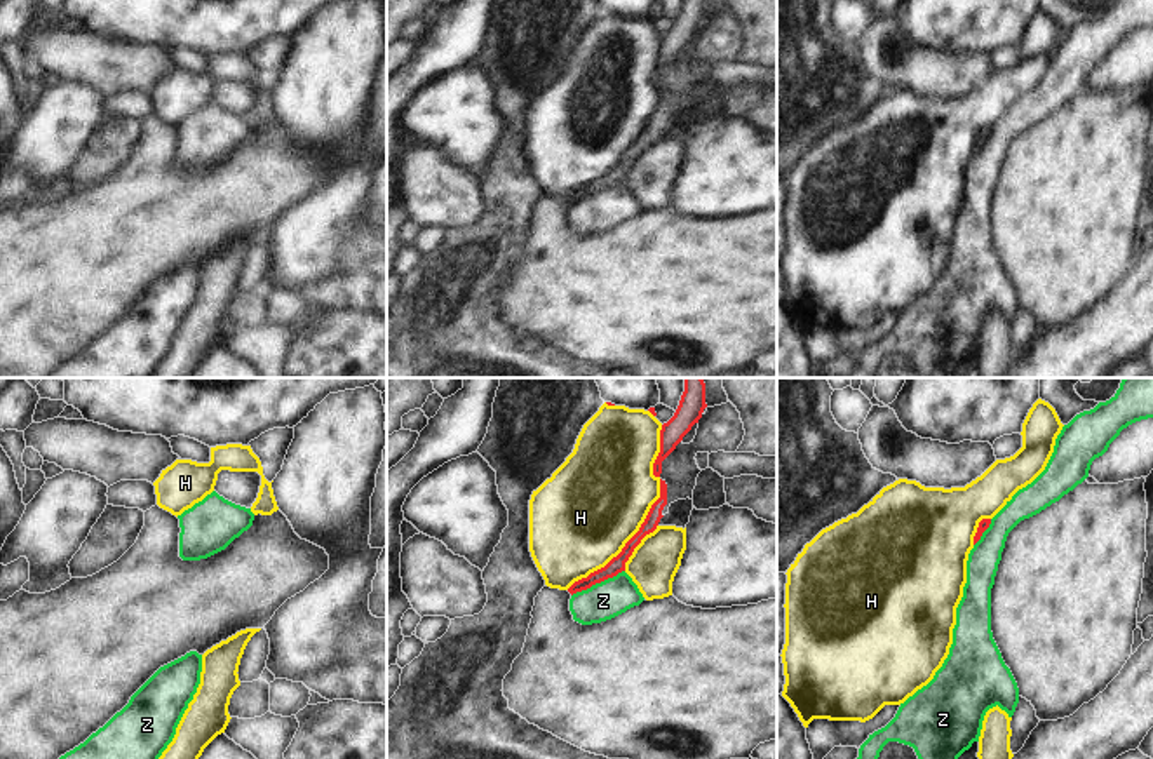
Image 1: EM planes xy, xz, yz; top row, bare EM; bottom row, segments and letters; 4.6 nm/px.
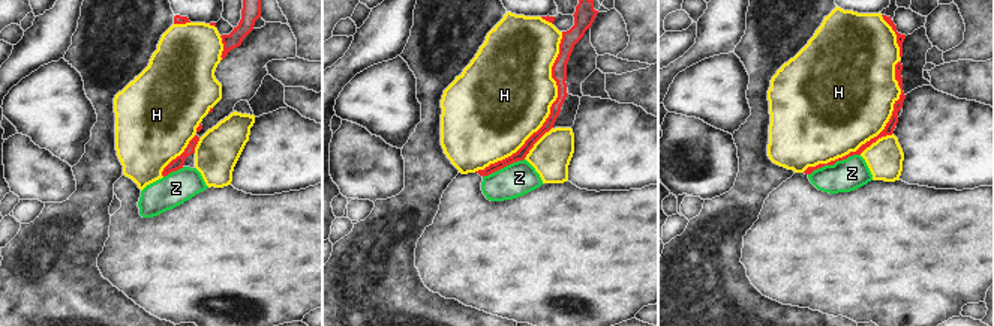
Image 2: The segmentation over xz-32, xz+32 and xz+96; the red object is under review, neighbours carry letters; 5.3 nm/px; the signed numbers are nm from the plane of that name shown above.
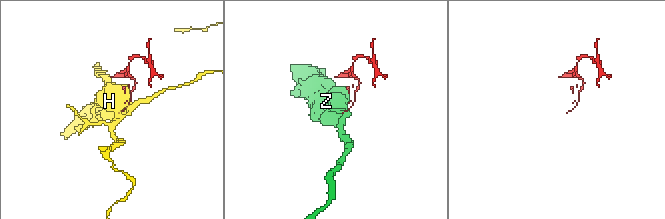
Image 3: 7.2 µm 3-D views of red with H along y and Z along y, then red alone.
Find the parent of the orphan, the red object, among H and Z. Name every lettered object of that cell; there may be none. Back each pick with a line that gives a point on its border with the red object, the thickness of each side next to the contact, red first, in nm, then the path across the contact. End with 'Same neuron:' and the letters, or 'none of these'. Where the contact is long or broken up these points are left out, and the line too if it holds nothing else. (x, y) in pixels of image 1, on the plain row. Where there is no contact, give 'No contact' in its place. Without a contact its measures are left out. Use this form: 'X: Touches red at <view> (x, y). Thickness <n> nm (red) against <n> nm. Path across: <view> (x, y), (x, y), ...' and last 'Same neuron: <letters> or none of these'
Same neuron: none of these.

